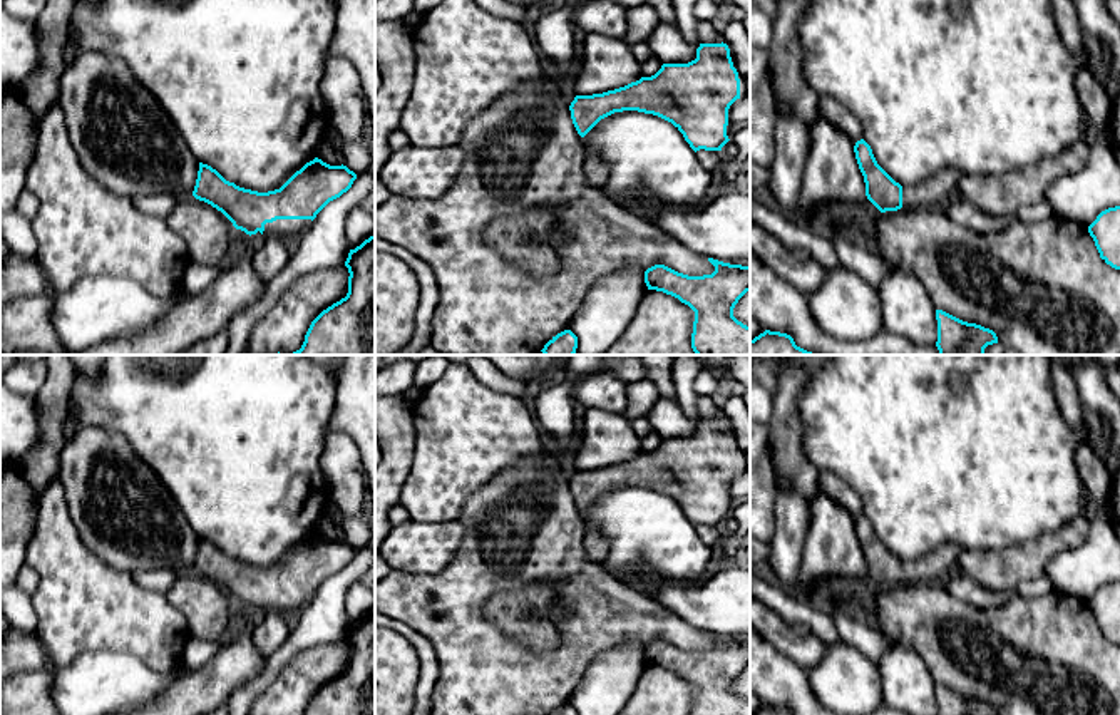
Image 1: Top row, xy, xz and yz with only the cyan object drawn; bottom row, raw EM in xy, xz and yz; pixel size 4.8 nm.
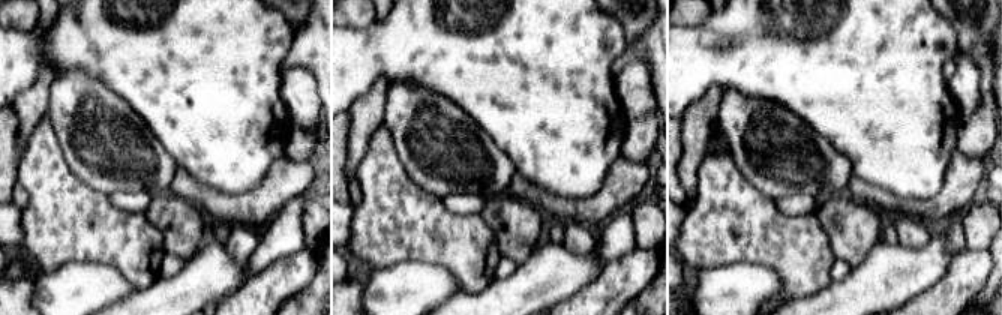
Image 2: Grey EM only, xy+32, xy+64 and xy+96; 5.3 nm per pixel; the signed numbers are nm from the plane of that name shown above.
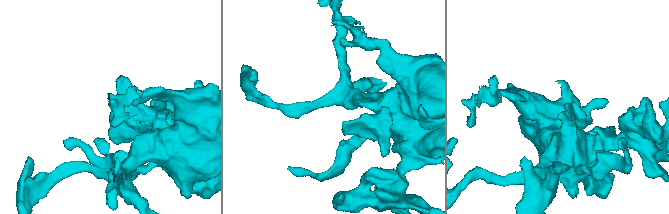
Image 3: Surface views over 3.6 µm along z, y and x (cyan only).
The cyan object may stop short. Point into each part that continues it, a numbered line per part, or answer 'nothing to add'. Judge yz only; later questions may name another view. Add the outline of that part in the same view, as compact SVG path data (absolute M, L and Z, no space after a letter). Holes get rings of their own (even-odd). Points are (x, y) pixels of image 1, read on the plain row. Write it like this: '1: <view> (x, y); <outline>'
1: yz (938, 565); M946 543L929 554L902 563L902 583L936 583L944 581L956 568L961 548L954 543Z

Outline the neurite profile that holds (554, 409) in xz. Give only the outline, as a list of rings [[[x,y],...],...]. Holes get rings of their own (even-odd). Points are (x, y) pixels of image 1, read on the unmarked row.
[[[564,378],[559,385],[539,390],[534,397],[534,419],[542,434],[554,442],[554,452],[546,462],[549,469],[564,467],[576,444],[579,420],[573,390],[574,383]]]

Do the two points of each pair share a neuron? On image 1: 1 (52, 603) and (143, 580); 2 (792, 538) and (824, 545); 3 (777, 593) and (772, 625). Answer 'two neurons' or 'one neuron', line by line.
1: two neurons
2: two neurons
3: two neurons

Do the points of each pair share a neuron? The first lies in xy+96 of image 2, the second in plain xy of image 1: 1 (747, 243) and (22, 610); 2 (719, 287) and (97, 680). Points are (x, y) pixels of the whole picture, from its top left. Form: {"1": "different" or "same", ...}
{"1": "different", "2": "same"}

